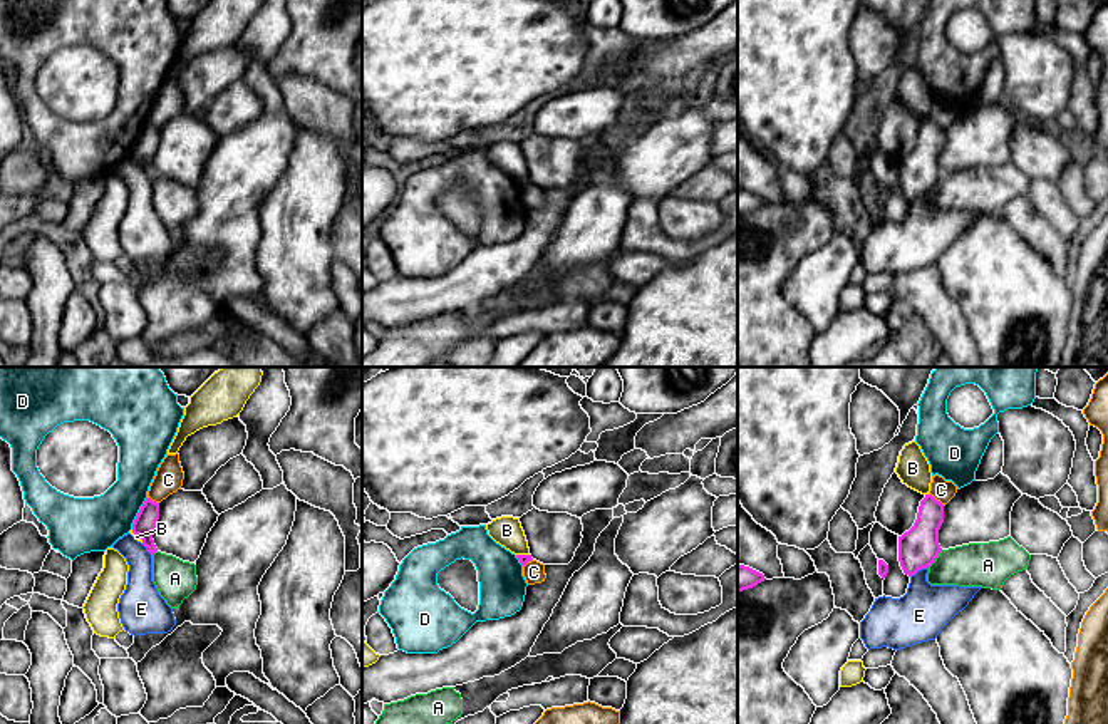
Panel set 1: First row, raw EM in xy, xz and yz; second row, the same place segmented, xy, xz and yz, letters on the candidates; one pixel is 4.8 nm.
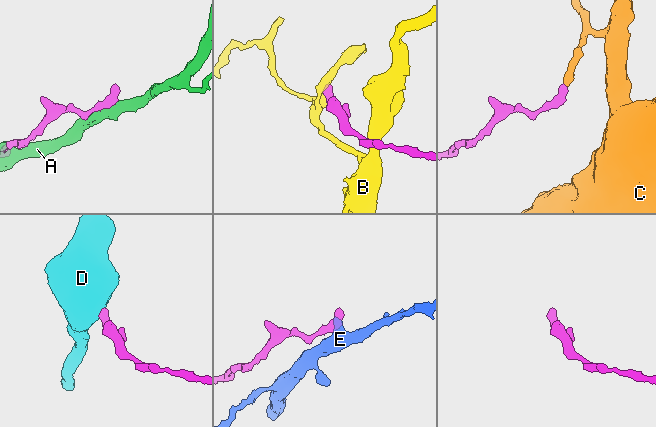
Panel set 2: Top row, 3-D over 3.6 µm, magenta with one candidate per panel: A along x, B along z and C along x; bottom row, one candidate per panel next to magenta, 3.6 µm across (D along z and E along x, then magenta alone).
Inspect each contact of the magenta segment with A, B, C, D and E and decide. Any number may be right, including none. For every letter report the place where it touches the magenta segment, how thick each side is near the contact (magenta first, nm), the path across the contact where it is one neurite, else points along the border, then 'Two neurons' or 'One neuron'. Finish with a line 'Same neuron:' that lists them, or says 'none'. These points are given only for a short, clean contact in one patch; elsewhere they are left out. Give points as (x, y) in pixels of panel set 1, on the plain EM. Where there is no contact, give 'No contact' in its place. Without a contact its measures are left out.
A: Touches magenta at yz (936, 181). Thickness 190 nm (magenta) against 220 nm. Two neurons
B: Touches magenta at xy (138, 160). Thickness 110 nm (magenta) against 20 nm. Two neurons
C: Touches magenta at yz (936, 124). Thickness 190 nm (magenta) against 100 nm. Boundary: yz (929, 118), (944, 129). Two neurons
D: Touches magenta at xy (138, 138). Thickness 110 nm (magenta) against 260 nm. Boundary: xy (146, 121), (131, 153). Two neurons
E: Touches magenta at yz (919, 193). Thickness 190 nm (magenta) against 240 nm. Boundary: yz (927, 190), (911, 201). Two neurons
Same neuron: none

